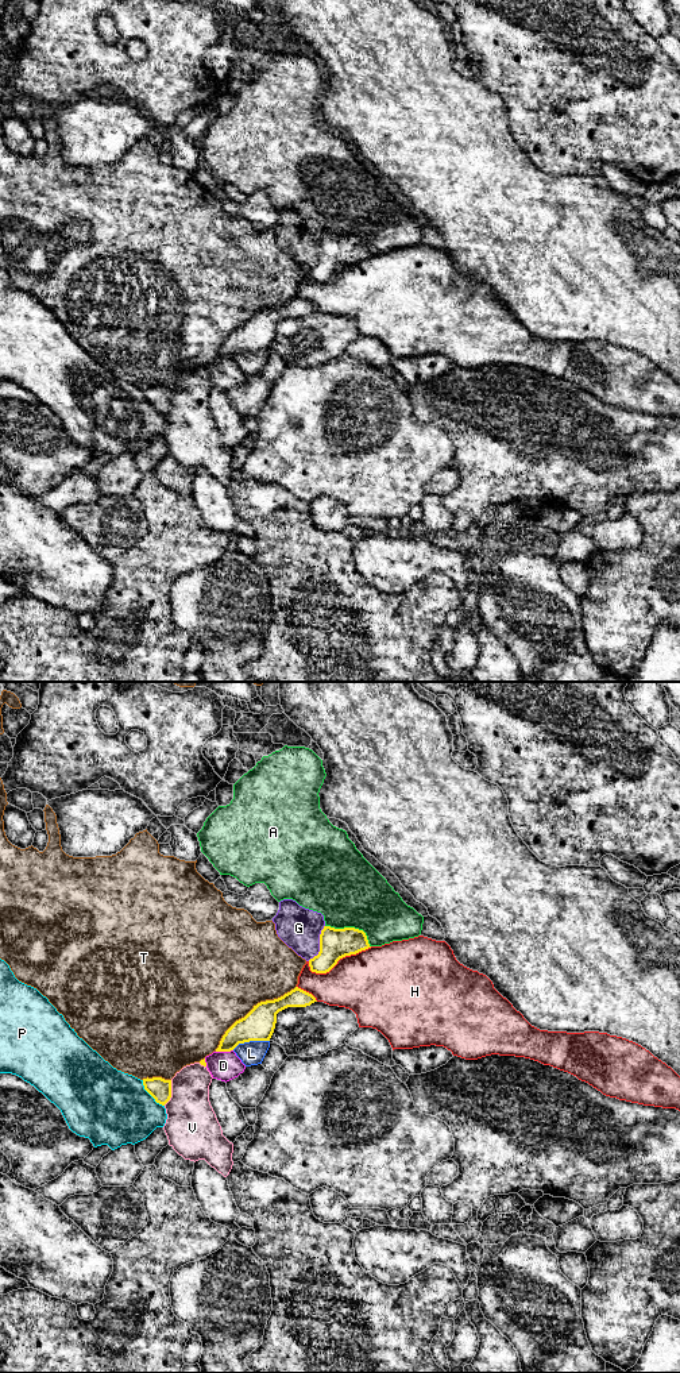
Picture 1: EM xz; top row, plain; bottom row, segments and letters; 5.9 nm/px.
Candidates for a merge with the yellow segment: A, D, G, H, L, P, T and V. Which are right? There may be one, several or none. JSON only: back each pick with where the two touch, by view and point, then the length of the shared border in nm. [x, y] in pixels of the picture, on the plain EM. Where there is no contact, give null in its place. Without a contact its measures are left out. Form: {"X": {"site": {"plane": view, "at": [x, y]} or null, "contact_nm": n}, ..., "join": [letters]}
{"join": []}

